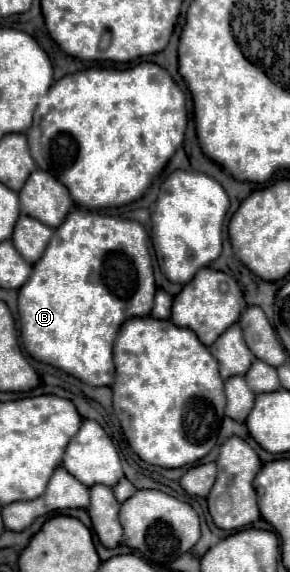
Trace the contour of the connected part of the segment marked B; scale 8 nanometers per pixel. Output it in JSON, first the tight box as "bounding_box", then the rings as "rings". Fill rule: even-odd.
{"bounding_box":[19,208,155,386],"rings":[[[77,208],[69,212],[59,228],[55,228],[43,258],[33,264],[31,278],[19,290],[19,332],[23,348],[35,360],[51,364],[89,386],[111,386],[115,378],[115,336],[125,320],[151,312],[155,290],[145,228],[135,220]]]}

